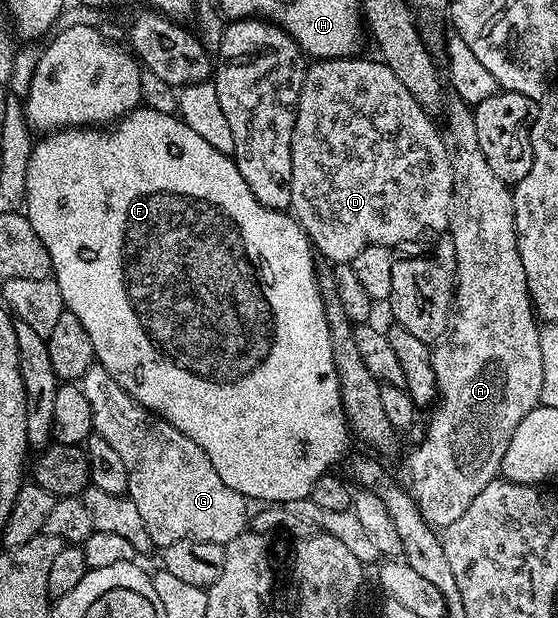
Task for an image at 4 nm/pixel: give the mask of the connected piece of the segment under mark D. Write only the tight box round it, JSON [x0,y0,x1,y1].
[291,58,454,265]

